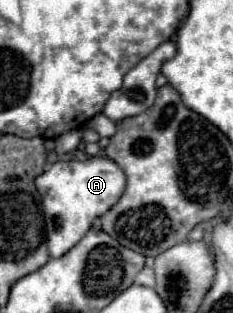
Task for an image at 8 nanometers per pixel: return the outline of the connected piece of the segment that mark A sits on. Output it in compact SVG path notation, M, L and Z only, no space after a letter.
M96 155L84 161L56 161L48 171L36 177L36 189L42 197L48 251L50 257L62 257L84 233L92 227L94 219L104 215L124 193L124 171L108 157Z

